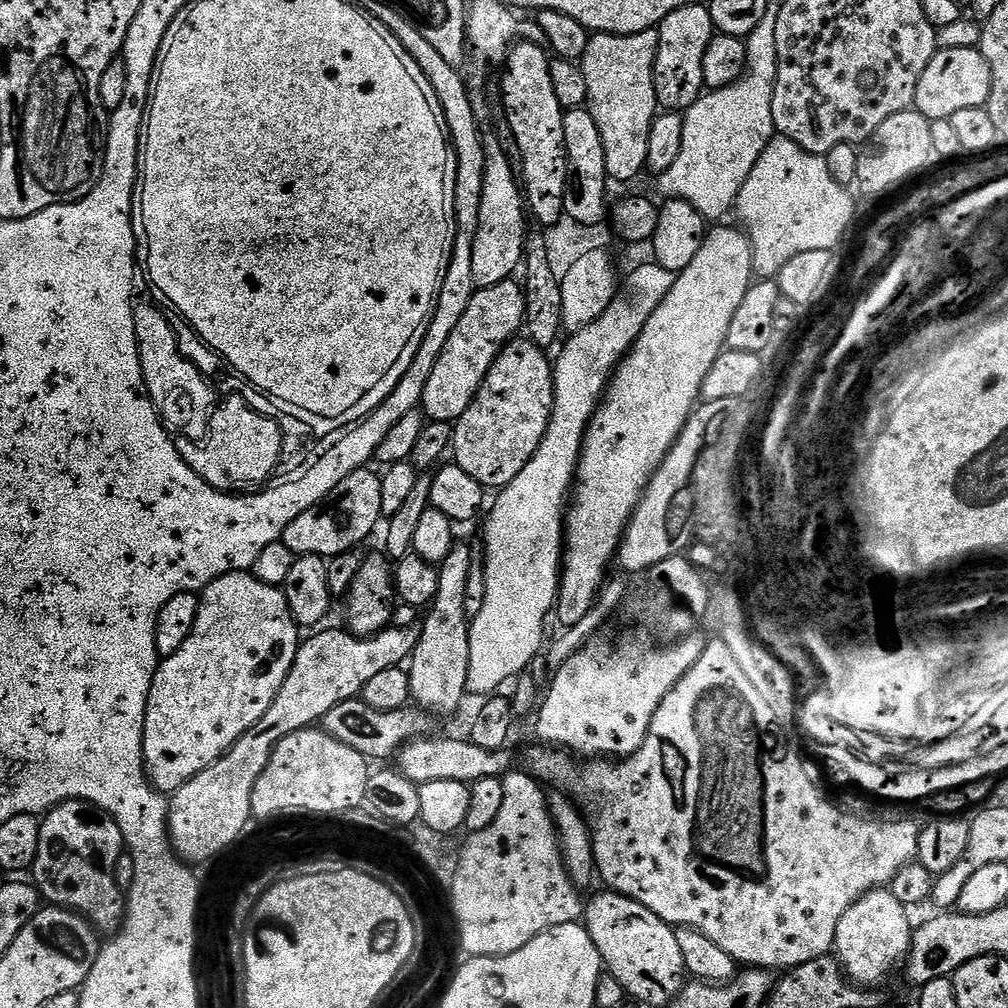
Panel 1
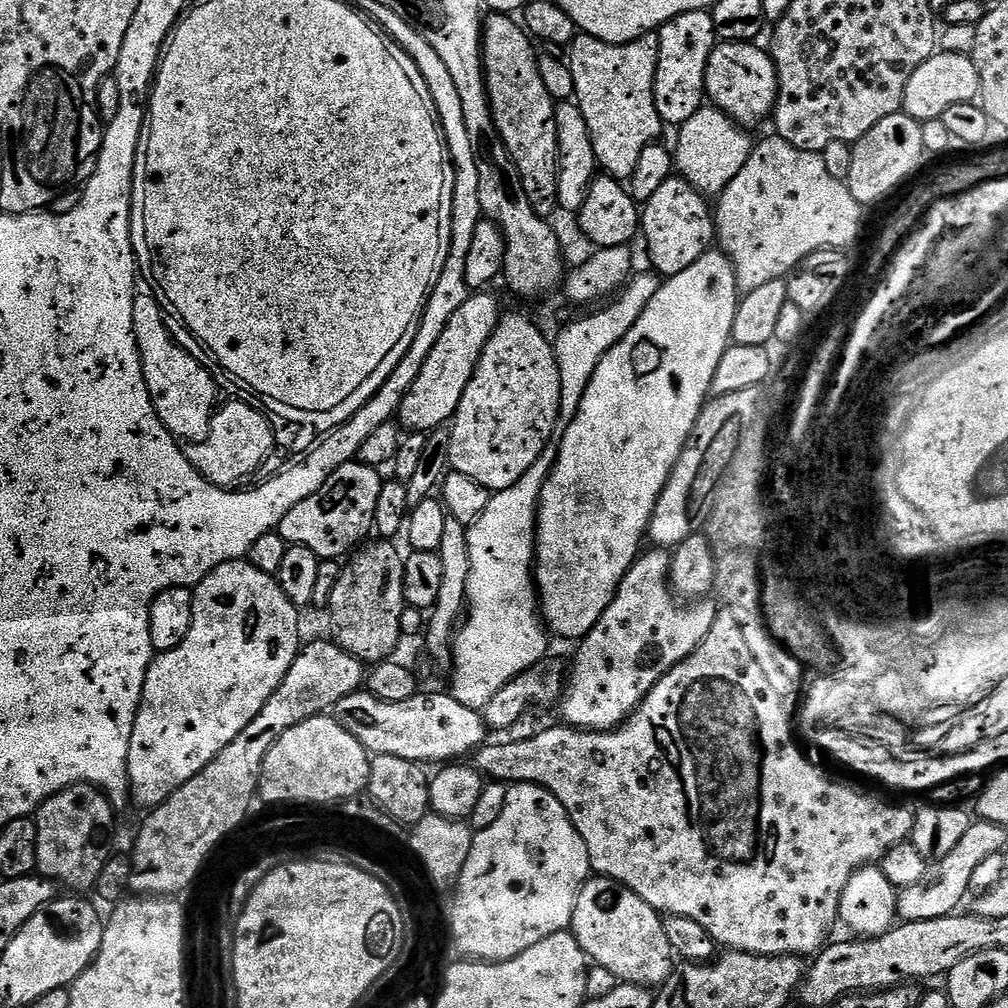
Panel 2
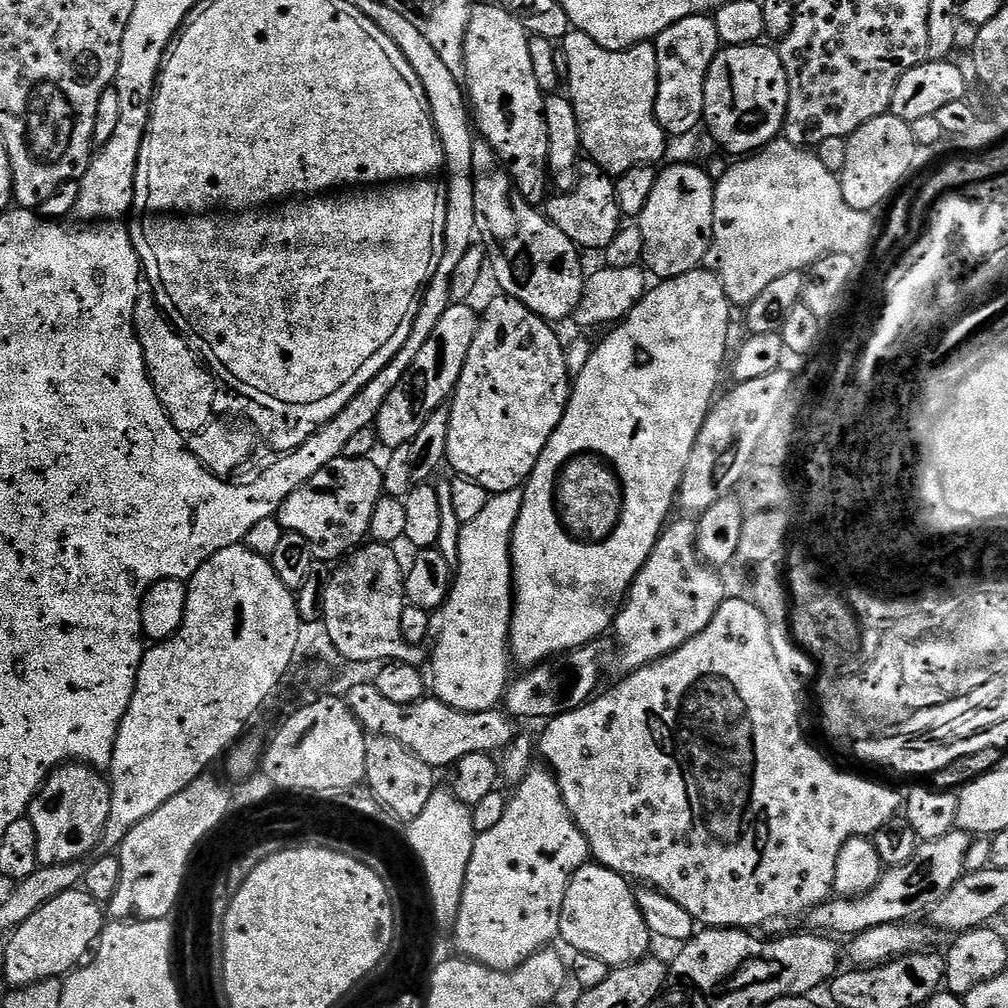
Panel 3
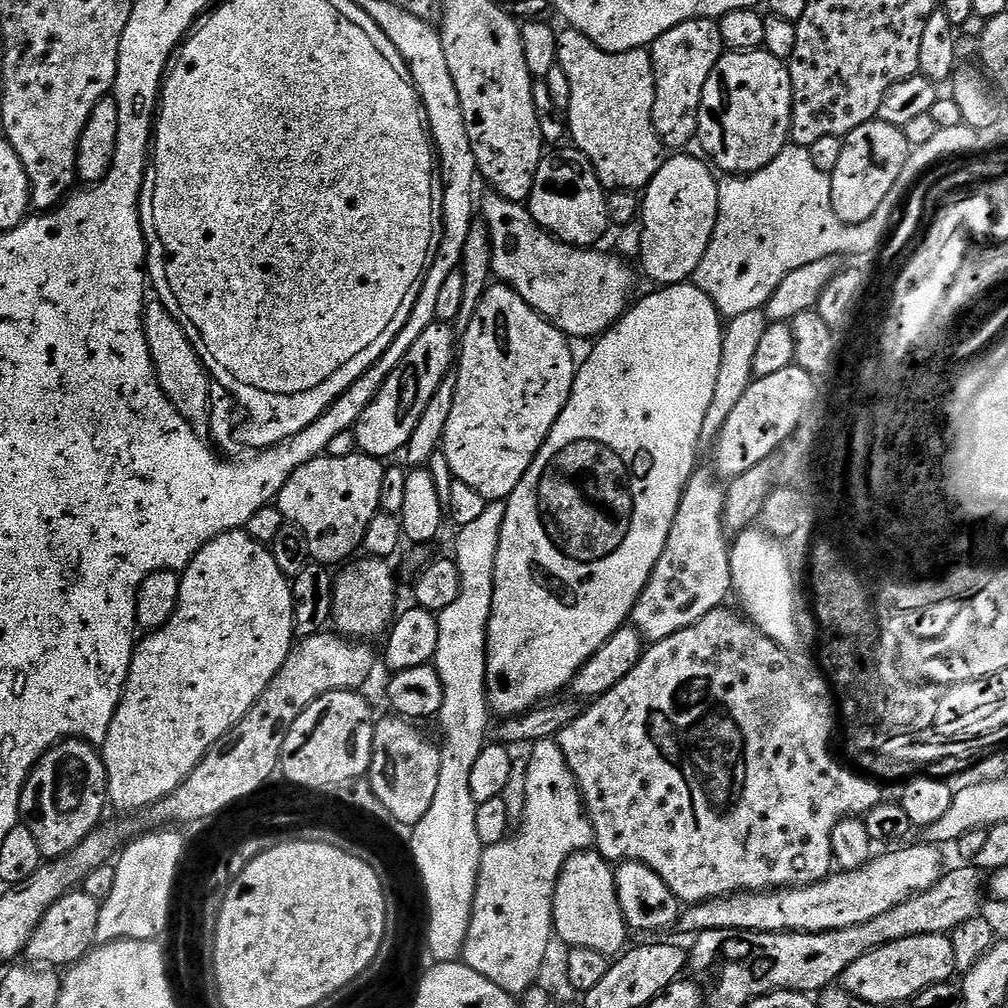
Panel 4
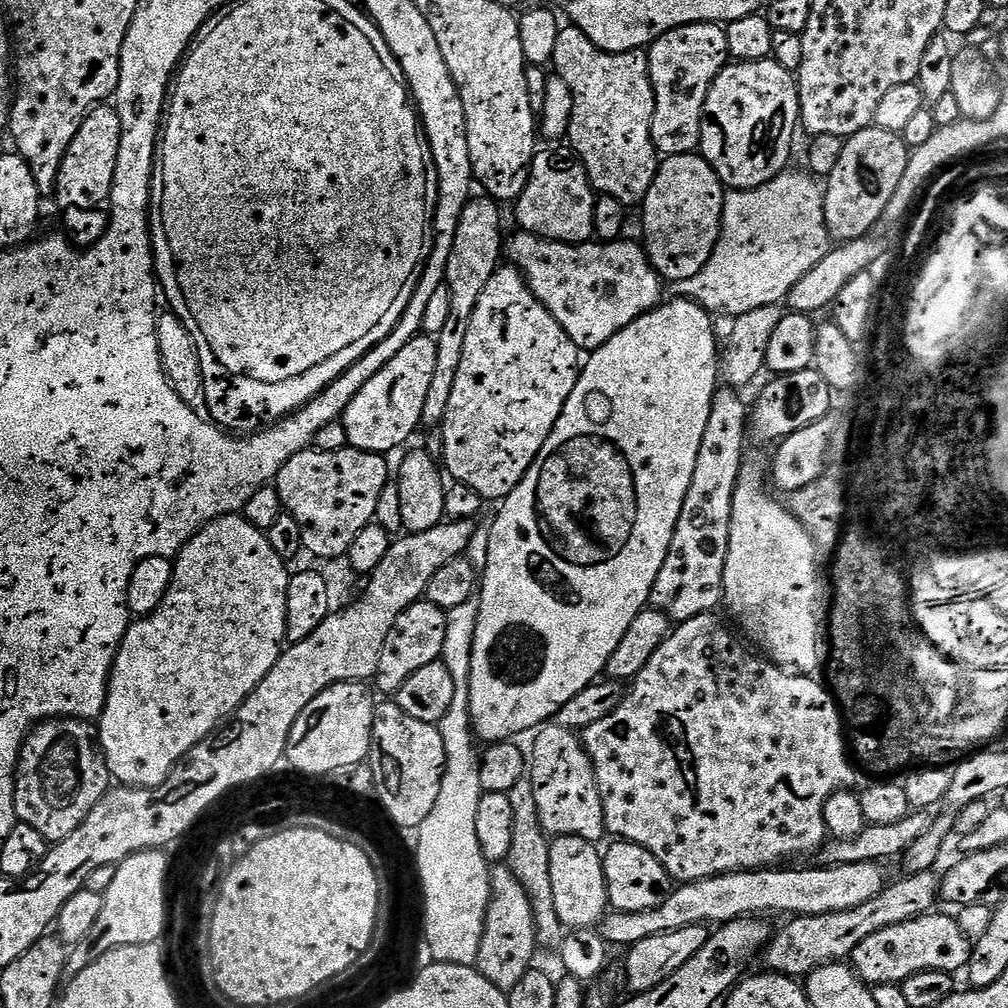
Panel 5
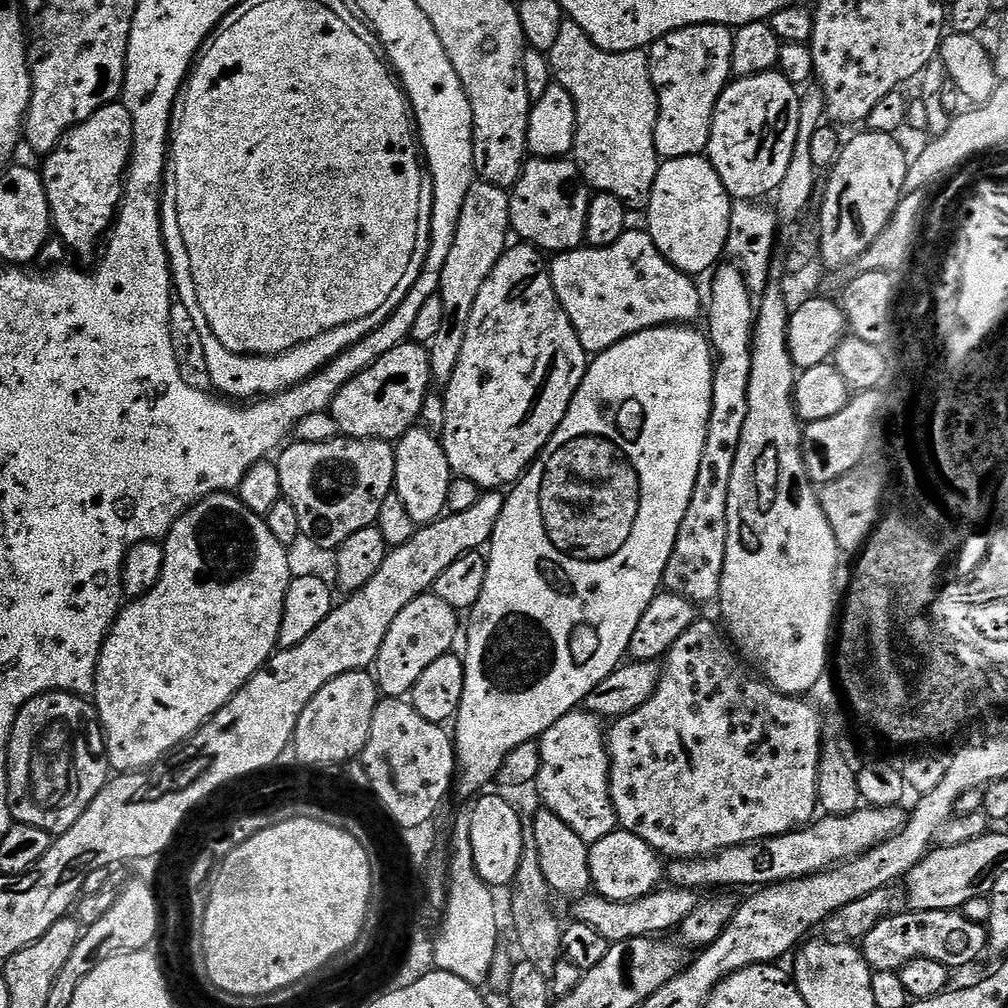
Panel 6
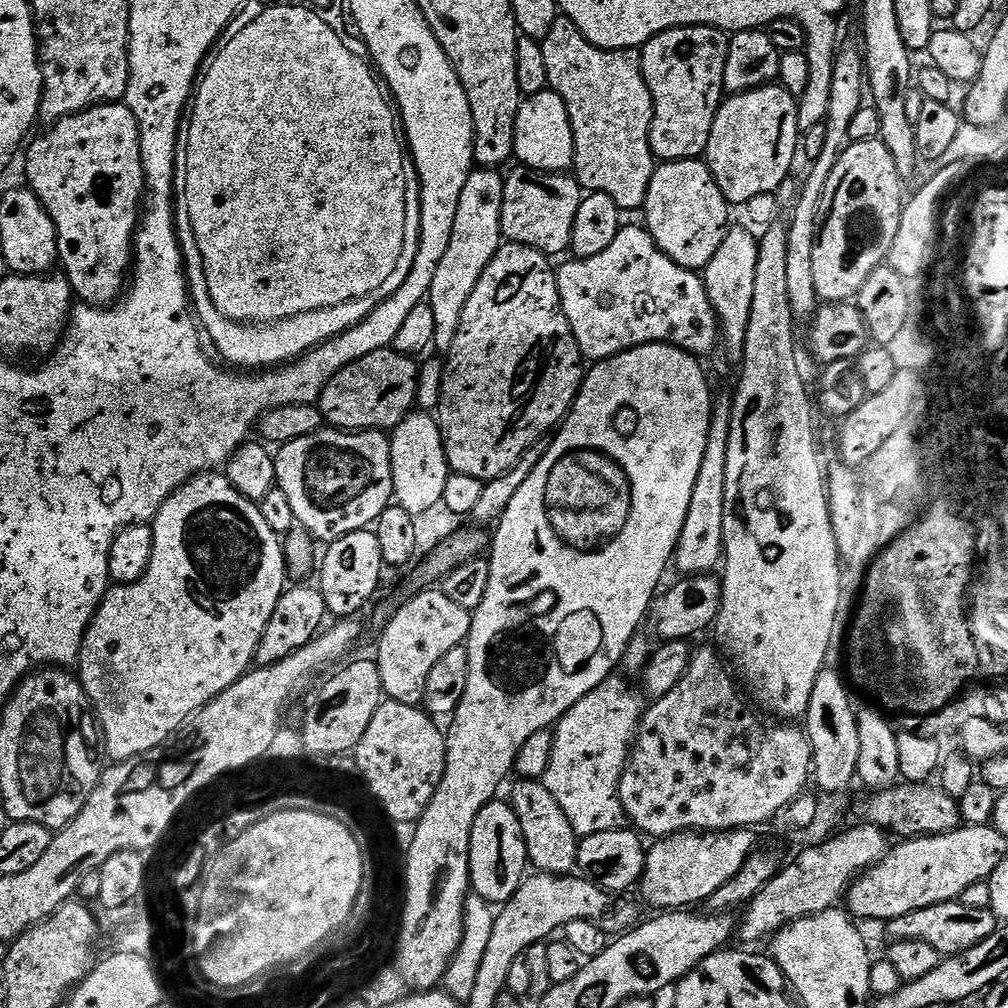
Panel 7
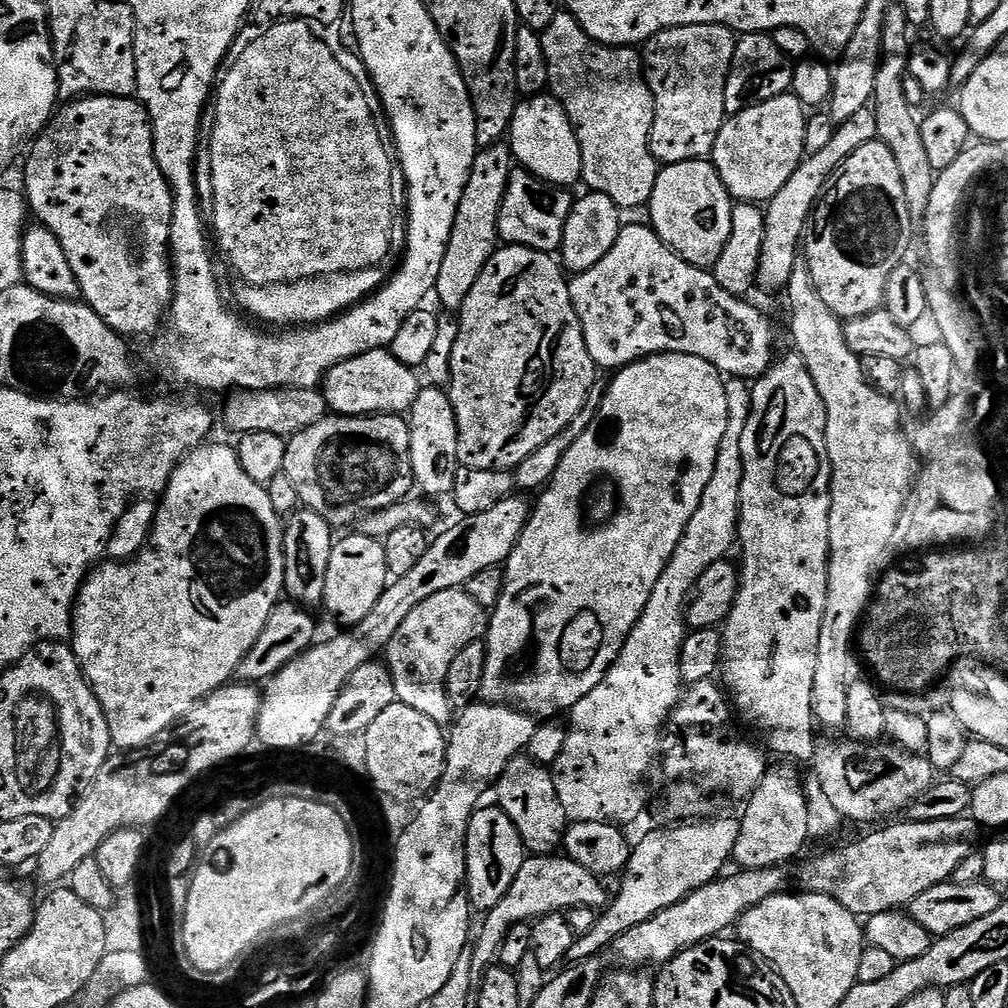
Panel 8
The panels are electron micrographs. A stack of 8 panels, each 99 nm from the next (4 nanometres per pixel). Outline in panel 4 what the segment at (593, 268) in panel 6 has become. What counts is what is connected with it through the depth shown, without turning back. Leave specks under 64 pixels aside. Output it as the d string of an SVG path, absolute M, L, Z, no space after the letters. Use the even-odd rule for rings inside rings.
M489 194L482 200L482 220L487 224L488 237L492 240L492 271L495 279L515 290L532 309L549 320L565 336L599 338L620 321L633 303L632 272L620 261L623 259L619 255L607 256L604 252L596 252L600 250L577 248L557 240L551 232L534 222L524 204L515 204L495 194Z

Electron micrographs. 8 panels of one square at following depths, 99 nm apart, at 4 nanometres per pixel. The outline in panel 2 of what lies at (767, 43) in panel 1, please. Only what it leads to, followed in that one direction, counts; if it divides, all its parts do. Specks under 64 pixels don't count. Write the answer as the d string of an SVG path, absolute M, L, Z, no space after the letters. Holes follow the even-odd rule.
M705 106L697 110L690 122L679 125L680 137L674 143L674 168L690 186L694 186L705 197L716 198L734 182L738 170L746 166L754 140L748 137L749 129L730 119L720 108Z

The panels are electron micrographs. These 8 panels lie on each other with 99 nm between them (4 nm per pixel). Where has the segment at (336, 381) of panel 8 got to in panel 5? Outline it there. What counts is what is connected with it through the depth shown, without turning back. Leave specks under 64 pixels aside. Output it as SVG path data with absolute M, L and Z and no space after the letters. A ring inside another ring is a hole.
M428 334L415 336L406 346L402 346L402 350L398 350L398 354L394 354L394 358L390 358L390 362L386 362L386 366L382 366L382 370L378 370L378 374L374 374L374 378L370 378L370 382L366 382L362 390L358 390L354 402L346 406L342 423L348 434L349 445L363 452L381 454L389 454L395 448L402 447L415 434L416 427L421 427L426 394L430 394L430 382L434 382L434 370L438 370L439 357L439 343Z

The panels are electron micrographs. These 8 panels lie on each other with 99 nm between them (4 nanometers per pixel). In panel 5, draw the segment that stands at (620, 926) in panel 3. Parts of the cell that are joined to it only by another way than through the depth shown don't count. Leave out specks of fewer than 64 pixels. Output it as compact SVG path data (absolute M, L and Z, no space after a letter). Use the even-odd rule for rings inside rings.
M558 836L550 843L549 862L551 889L554 890L554 907L561 925L568 930L595 929L610 912L601 849L586 838Z

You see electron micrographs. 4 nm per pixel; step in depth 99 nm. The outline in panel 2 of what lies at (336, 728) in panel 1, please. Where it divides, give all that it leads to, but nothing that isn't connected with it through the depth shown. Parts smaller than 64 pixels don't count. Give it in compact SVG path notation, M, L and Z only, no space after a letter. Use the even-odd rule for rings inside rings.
M361 690L342 698L342 702L335 706L334 715L342 730L354 734L354 738L358 738L361 746L372 756L391 754L394 758L414 760L425 766L440 766L445 762L456 762L461 758L471 757L490 736L490 729L485 724L483 715L475 708L462 706L462 702L458 702L447 691L420 690L416 695L406 698L406 702L386 702L379 700L367 690Z

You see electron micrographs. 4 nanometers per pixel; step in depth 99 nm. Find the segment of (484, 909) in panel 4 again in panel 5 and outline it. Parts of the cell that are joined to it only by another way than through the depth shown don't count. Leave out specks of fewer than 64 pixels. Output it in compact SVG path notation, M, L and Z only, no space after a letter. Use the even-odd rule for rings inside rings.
M555 722L541 727L535 736L532 752L530 748L530 775L538 818L544 831L553 837L577 836L593 842L605 839L602 798L598 794L596 771L583 739ZM508 866L493 867L490 875L492 877L492 900L488 904L488 913L482 934L482 946L478 950L475 967L490 983L498 986L507 994L514 986L518 986L518 982L522 982L524 975L533 967L532 959L536 956L536 946L538 946L535 914L531 906L531 899L524 892L520 879L512 873Z

